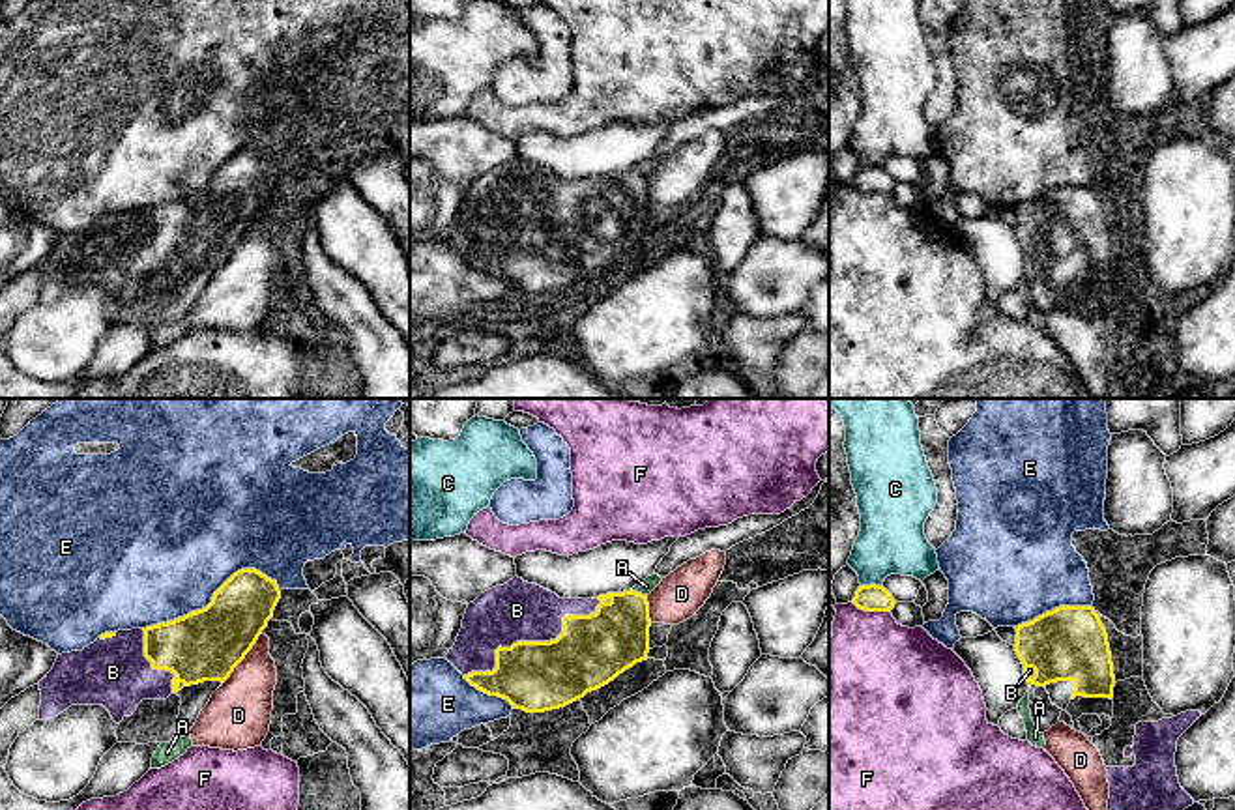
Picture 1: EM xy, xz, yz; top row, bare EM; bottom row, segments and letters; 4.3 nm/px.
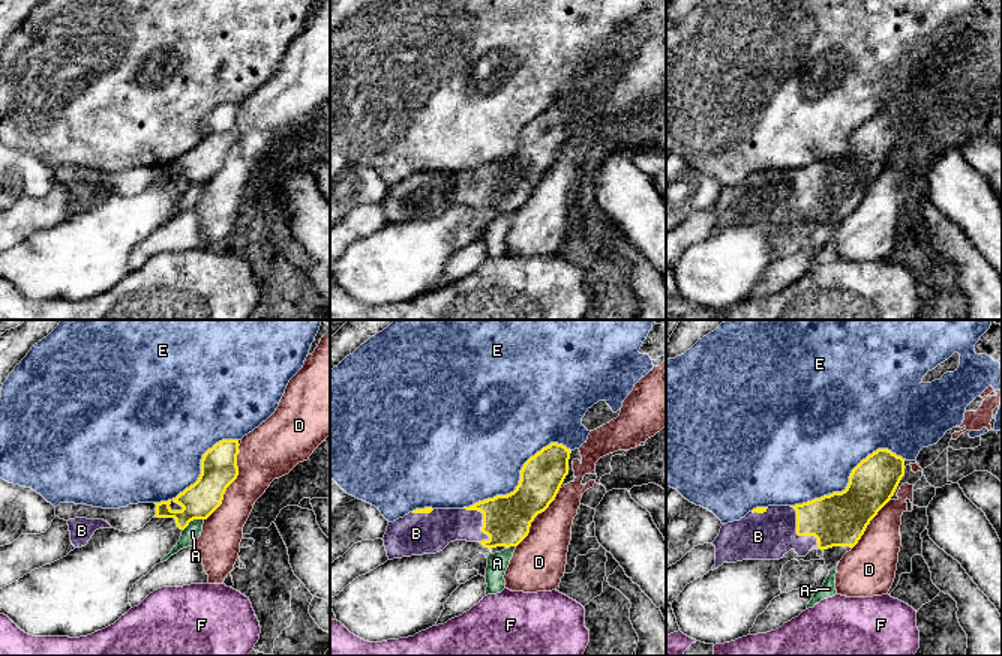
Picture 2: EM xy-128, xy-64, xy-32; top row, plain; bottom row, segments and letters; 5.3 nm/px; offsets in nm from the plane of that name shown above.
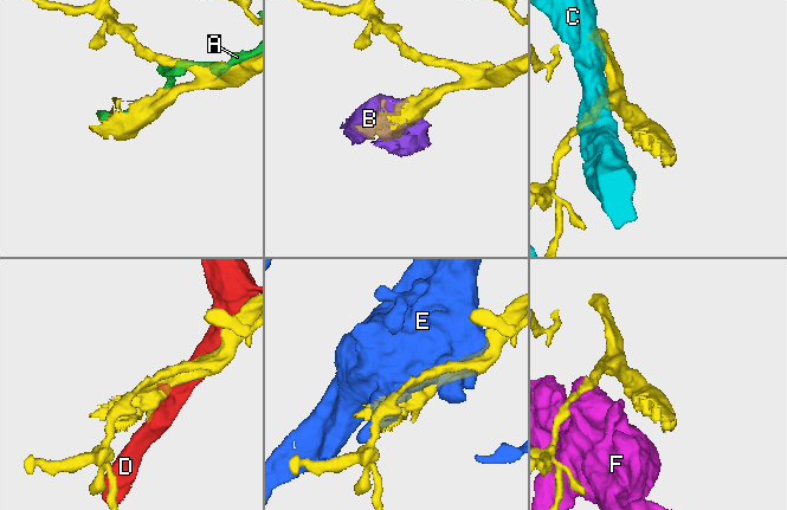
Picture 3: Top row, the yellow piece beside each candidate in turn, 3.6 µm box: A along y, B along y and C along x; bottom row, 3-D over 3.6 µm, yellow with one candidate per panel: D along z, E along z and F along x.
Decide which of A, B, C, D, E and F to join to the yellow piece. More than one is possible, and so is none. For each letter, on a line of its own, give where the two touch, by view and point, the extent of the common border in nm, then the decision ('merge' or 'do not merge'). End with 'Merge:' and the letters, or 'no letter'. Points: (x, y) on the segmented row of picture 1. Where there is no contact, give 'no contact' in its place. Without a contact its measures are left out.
A: xz (639, 593) | 80 nm | do not merge
B: xz (536, 642) | 700 nm | merge
C: yz (871, 584) | 100 nm | do not merge
D: xy (244, 657) | 280 nm | do not merge
E: xy (212, 599) | 600 nm | do not merge
F: yz (871, 610) | 180 nm | do not merge
Merge: B

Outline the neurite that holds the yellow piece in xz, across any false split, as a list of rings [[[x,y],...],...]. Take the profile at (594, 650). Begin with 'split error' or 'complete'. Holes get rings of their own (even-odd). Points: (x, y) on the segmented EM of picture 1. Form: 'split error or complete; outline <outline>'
split error; outline [[[515,576],[468,604],[445,658],[477,690],[545,713],[647,660],[649,627],[647,595],[559,599]]]

